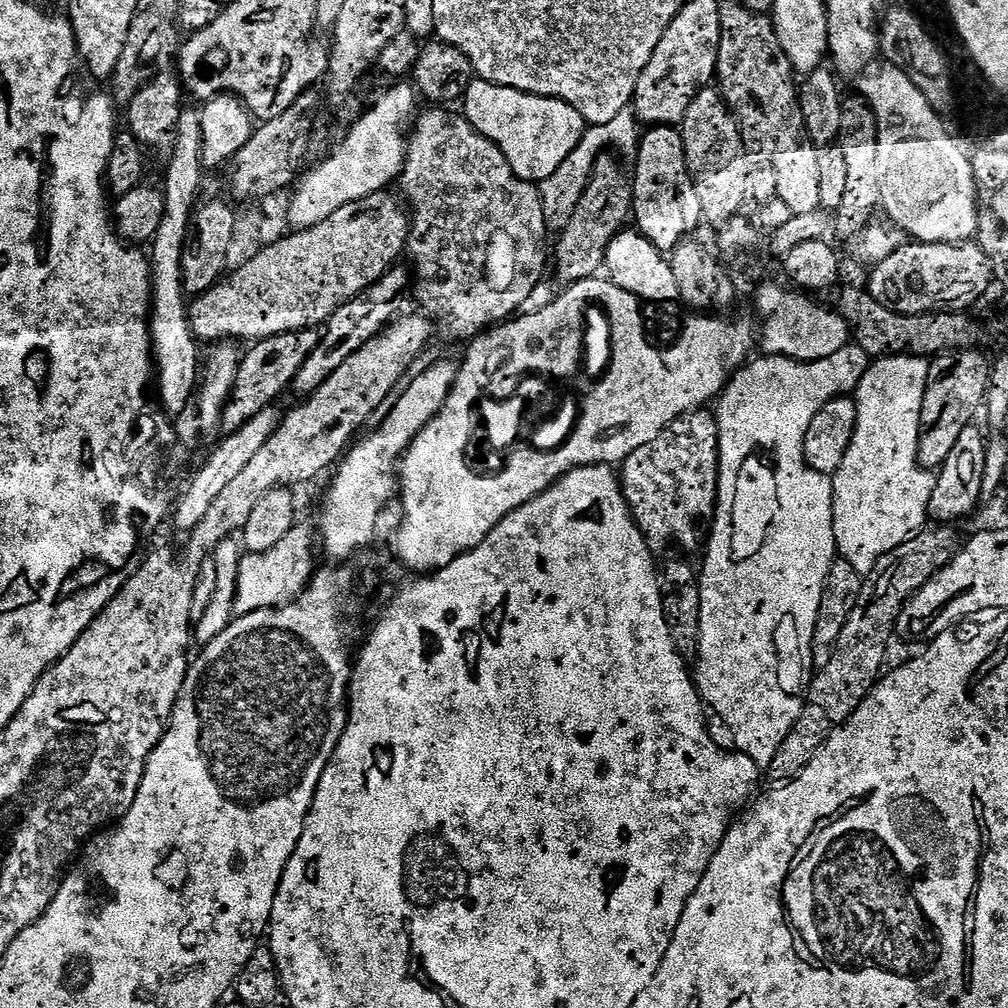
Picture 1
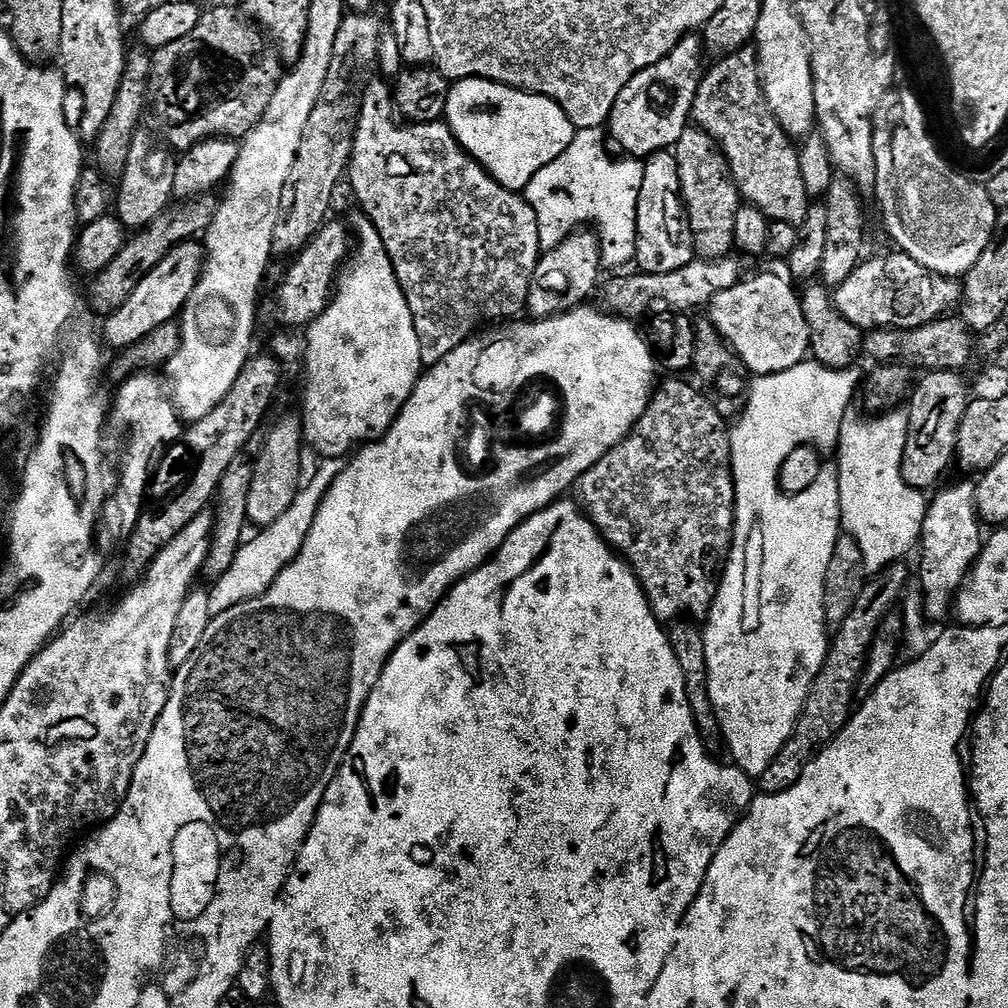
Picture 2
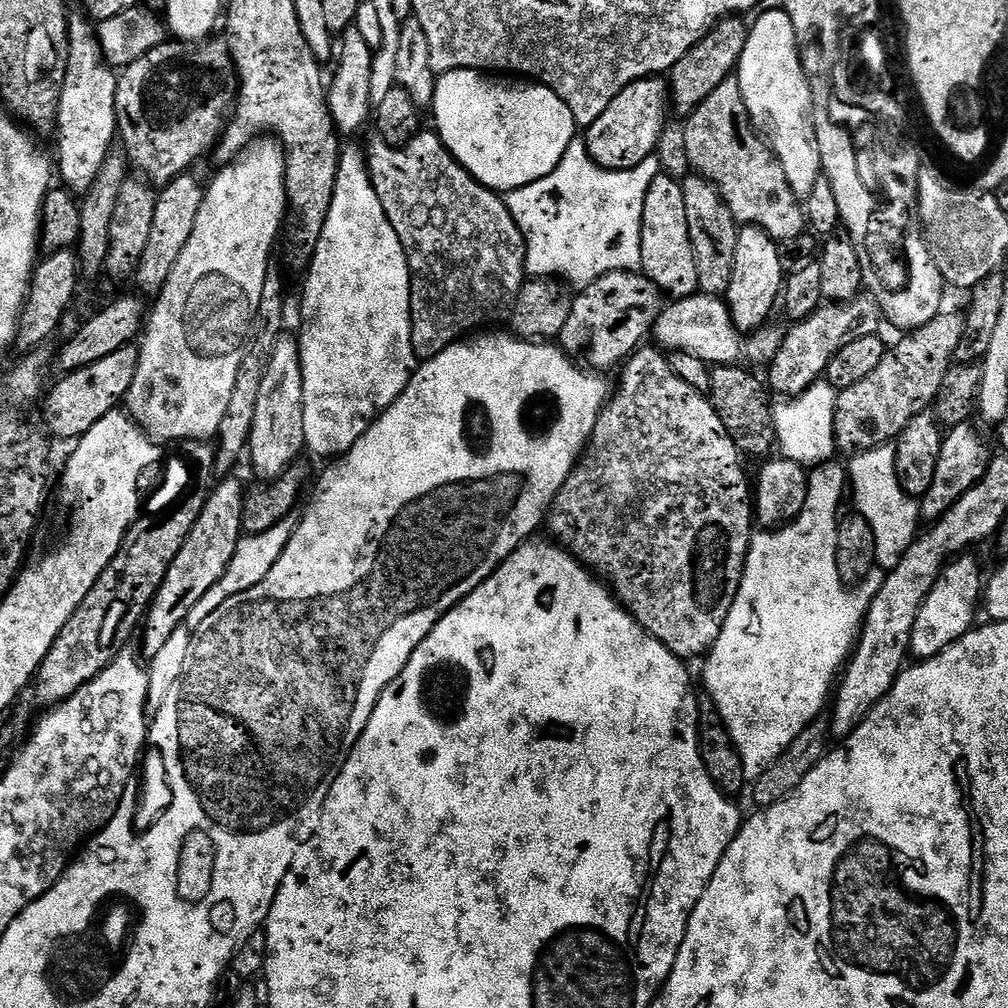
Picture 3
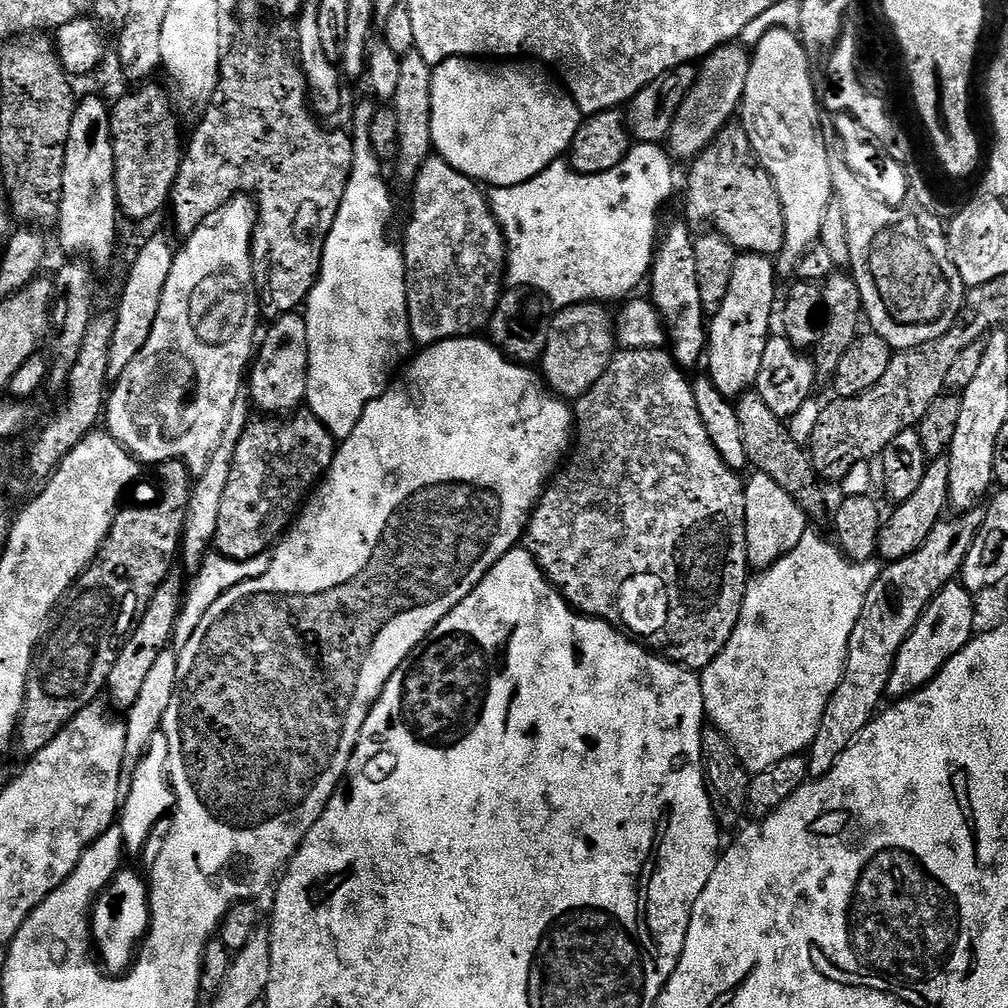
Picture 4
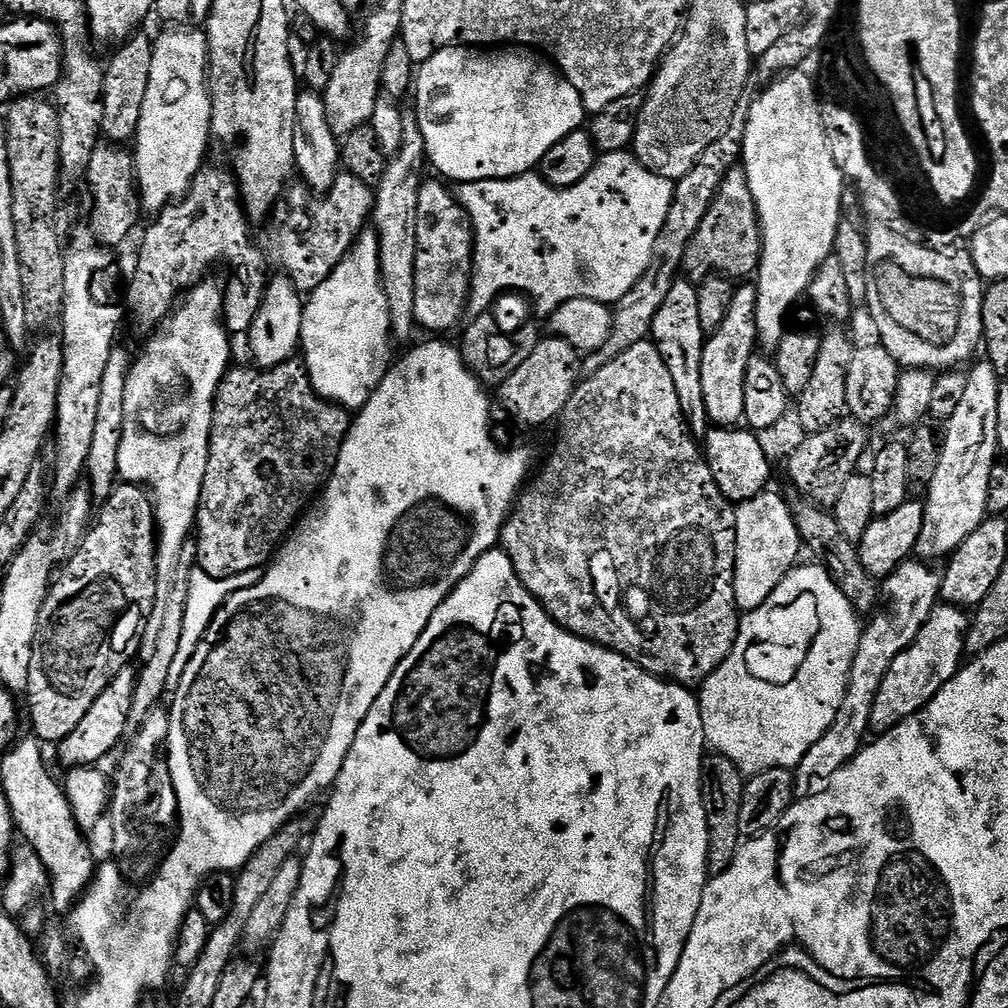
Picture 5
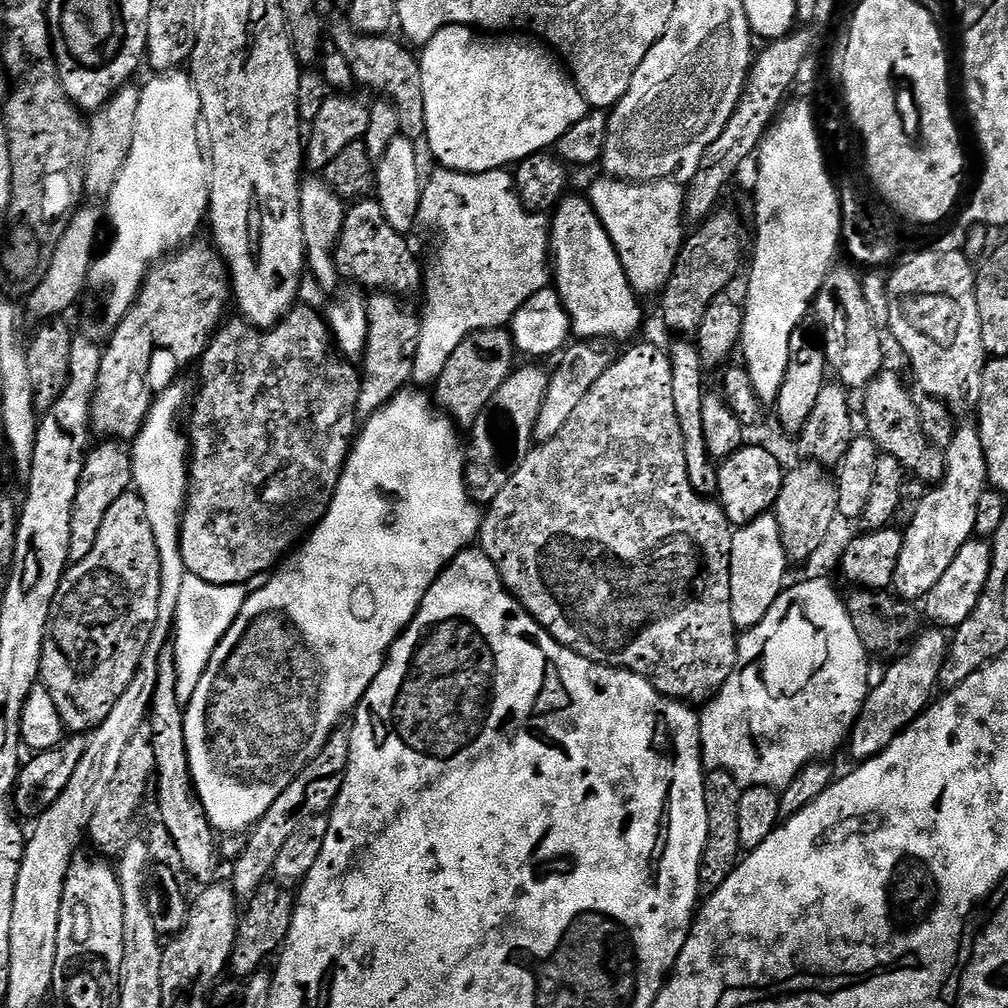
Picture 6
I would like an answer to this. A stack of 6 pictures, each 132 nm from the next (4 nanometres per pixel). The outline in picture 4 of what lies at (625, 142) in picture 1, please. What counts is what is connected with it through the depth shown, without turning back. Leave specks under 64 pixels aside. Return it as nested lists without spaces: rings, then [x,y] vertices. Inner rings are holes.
[[[633,143],[626,158],[622,158],[614,170],[602,174],[583,176],[567,163],[557,162],[525,184],[492,188],[487,193],[488,205],[508,248],[507,287],[512,290],[533,288],[541,292],[556,310],[575,304],[623,301],[631,297],[635,293],[632,291],[643,280],[645,283],[652,270],[652,257],[658,243],[656,223],[660,220],[660,207],[671,198],[676,188],[672,164],[673,159],[660,144]]]

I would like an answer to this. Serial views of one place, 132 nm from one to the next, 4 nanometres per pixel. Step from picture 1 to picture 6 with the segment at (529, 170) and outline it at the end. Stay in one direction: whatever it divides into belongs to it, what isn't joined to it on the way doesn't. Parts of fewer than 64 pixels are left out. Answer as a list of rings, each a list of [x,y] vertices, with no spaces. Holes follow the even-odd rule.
[[[455,24],[438,30],[438,34],[423,45],[418,59],[424,98],[424,135],[439,167],[453,168],[455,172],[507,169],[530,154],[551,149],[574,122],[590,111],[561,61],[543,43],[523,40],[520,36],[523,35],[485,34],[464,24]]]

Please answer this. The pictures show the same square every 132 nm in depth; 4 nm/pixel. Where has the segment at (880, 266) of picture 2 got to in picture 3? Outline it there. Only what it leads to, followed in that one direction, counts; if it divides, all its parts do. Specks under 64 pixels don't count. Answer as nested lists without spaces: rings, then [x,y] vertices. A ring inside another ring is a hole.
[[[868,294],[855,296],[852,300],[825,303],[814,314],[810,314],[810,318],[793,323],[792,329],[787,329],[784,332],[784,340],[778,346],[778,354],[774,354],[774,358],[766,368],[768,371],[768,376],[766,375],[767,387],[775,395],[777,392],[780,398],[801,396],[811,384],[817,383],[827,373],[829,362],[834,358],[834,354],[838,354],[838,350],[842,350],[842,346],[846,346],[863,336],[877,335],[881,331],[879,329],[880,324],[882,325],[880,308],[872,296]]]

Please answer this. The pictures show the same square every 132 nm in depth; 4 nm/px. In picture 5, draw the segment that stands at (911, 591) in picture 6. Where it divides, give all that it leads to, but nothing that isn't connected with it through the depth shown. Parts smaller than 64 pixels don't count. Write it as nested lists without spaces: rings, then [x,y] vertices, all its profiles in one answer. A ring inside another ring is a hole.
[[[983,362],[970,368],[966,382],[966,394],[958,406],[954,418],[946,422],[948,428],[942,432],[940,461],[934,478],[928,483],[928,491],[924,500],[924,521],[922,534],[918,534],[915,555],[925,562],[943,561],[978,530],[978,526],[989,515],[986,494],[990,490],[990,470],[998,462],[998,394],[1002,378],[994,370],[991,362]]]

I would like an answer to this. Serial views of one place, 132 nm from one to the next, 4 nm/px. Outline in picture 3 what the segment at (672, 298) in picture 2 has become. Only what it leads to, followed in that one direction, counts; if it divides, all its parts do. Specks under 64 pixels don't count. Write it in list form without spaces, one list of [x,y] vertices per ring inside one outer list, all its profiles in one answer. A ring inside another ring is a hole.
[[[611,272],[598,278],[593,284],[575,293],[570,318],[566,318],[566,326],[562,326],[558,337],[558,347],[569,360],[588,370],[604,370],[623,365],[628,357],[641,347],[650,333],[662,311],[662,293],[653,280],[640,272]]]

